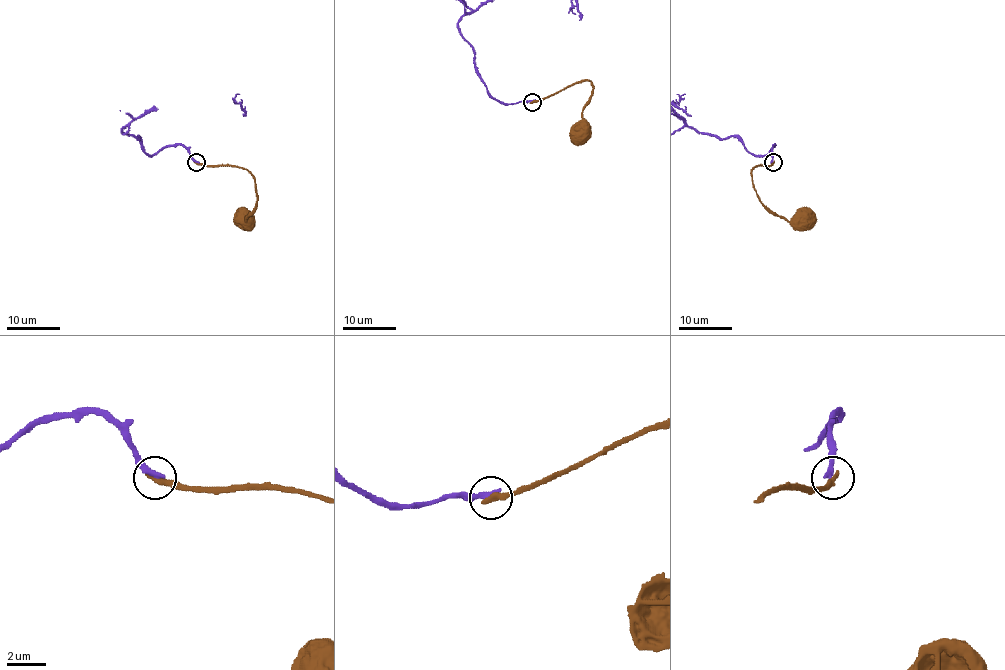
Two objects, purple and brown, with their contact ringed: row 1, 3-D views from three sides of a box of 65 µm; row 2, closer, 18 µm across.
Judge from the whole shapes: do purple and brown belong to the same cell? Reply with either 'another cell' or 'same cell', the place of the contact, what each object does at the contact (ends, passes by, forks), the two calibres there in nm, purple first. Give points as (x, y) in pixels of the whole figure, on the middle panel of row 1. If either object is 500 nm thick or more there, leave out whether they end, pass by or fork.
another cell; place (532, 102); purple ends; brown ends; calibres 320 and 360 nm

